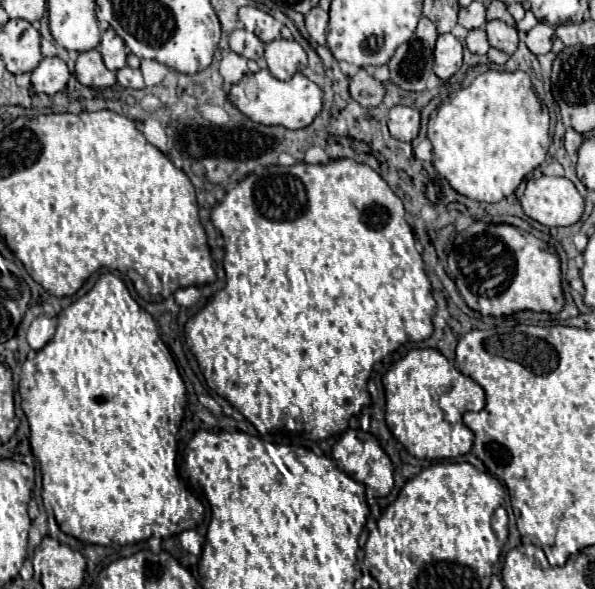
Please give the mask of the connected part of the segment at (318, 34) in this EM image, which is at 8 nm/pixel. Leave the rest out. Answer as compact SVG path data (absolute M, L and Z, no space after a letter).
M314 6L306 14L306 30L310 32L312 40L316 40L320 46L326 44L326 26L328 26L328 12L320 6Z

